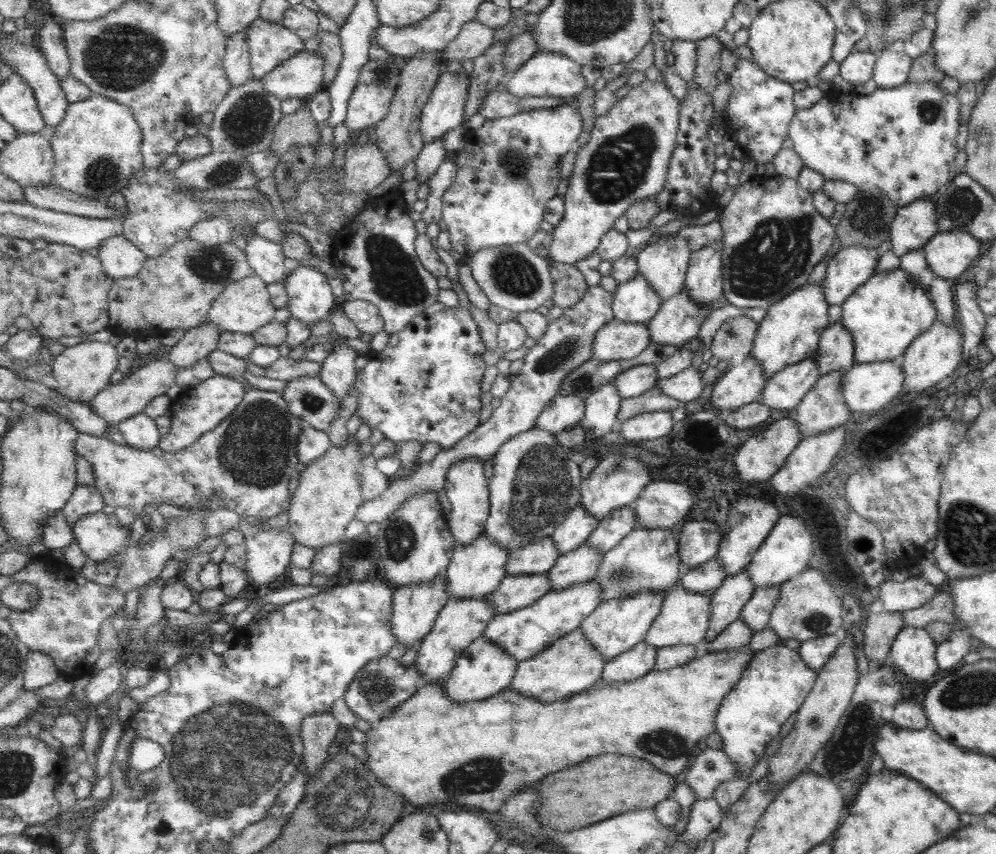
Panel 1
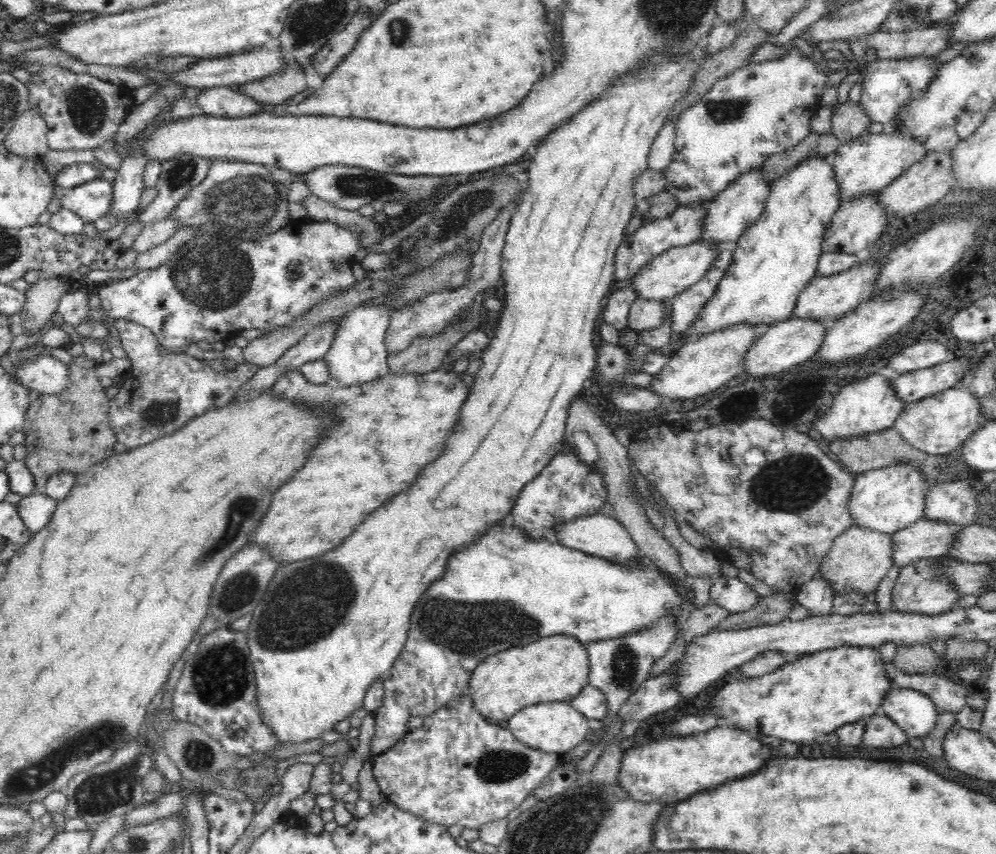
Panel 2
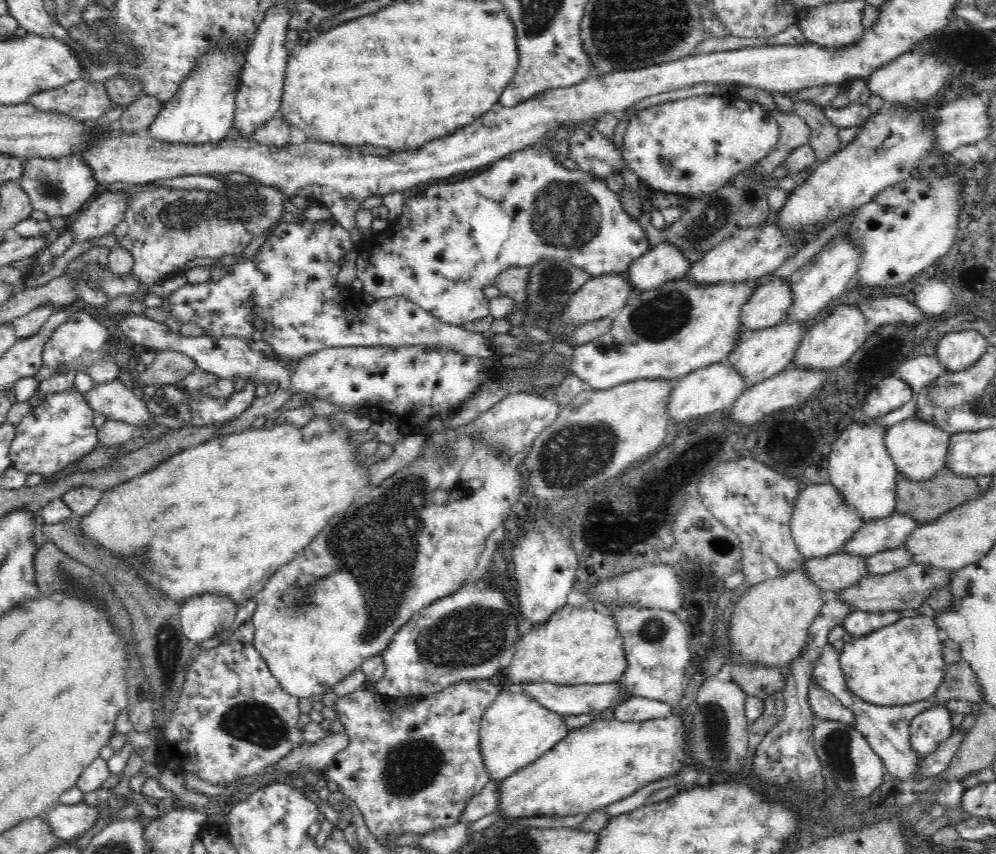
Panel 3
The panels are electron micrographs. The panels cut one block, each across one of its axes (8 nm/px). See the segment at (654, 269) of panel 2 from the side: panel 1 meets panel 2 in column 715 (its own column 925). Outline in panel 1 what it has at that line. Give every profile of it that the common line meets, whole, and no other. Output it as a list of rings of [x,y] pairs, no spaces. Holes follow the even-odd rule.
[[[936,232],[922,246],[927,268],[939,278],[949,282],[958,281],[979,258],[980,242],[969,232]]]

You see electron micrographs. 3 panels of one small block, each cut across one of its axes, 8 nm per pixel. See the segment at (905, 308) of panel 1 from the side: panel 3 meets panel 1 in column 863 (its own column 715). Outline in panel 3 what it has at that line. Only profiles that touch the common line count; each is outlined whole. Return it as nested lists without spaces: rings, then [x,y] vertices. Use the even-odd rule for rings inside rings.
[[[680,279],[668,281],[666,284],[650,290],[634,290],[628,304],[613,315],[612,328],[606,334],[595,338],[592,342],[576,345],[573,350],[572,374],[578,375],[584,382],[584,388],[604,390],[605,388],[617,387],[618,384],[629,383],[636,379],[649,379],[666,377],[666,379],[680,379],[698,368],[710,366],[717,362],[728,361],[735,346],[741,339],[742,334],[742,308],[748,304],[750,296],[758,287],[758,279],[746,279],[741,281],[722,281],[721,283],[698,283],[694,279]]]

